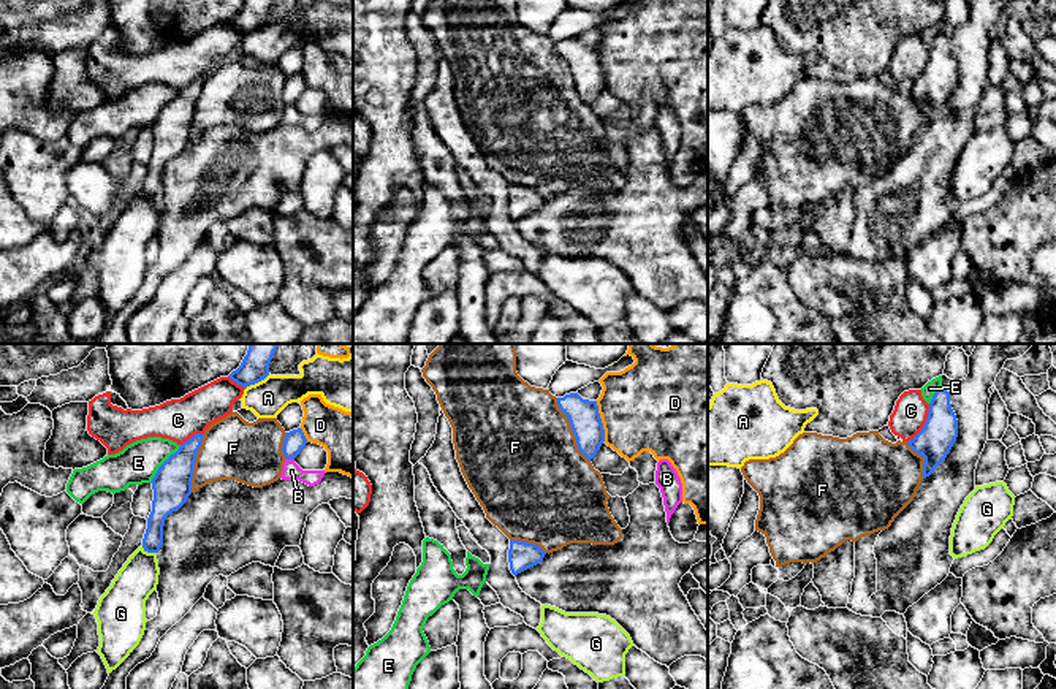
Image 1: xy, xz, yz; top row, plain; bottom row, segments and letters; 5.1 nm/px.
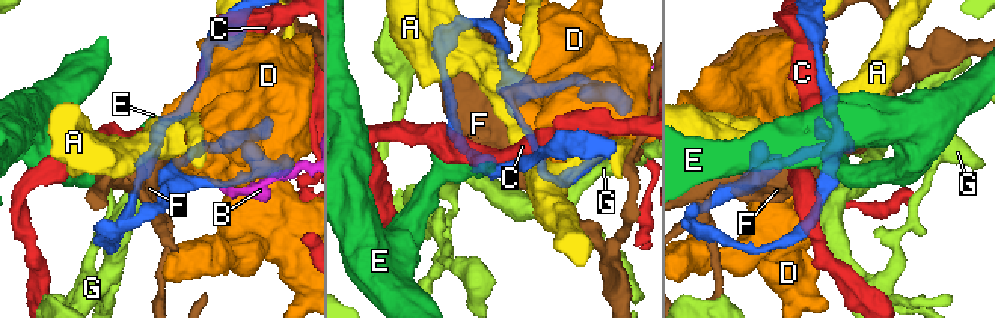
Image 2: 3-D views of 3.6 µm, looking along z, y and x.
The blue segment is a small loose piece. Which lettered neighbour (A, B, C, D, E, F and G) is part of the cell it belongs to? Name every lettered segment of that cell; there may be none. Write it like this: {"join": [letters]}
{"join": []}

